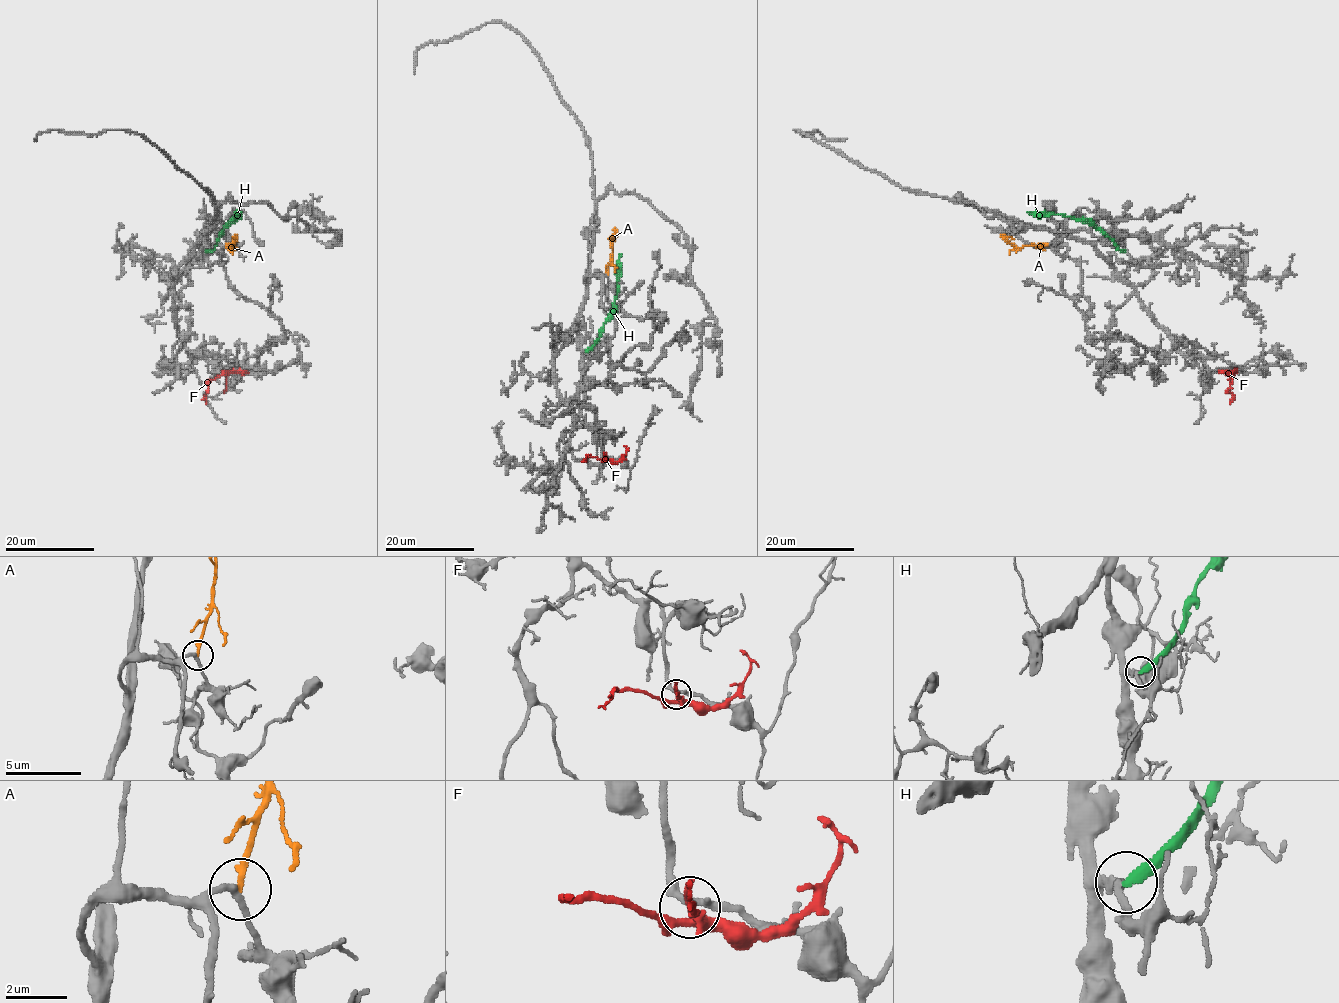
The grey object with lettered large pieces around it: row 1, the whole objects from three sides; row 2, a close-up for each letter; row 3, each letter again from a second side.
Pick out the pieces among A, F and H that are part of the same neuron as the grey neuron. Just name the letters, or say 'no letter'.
A

